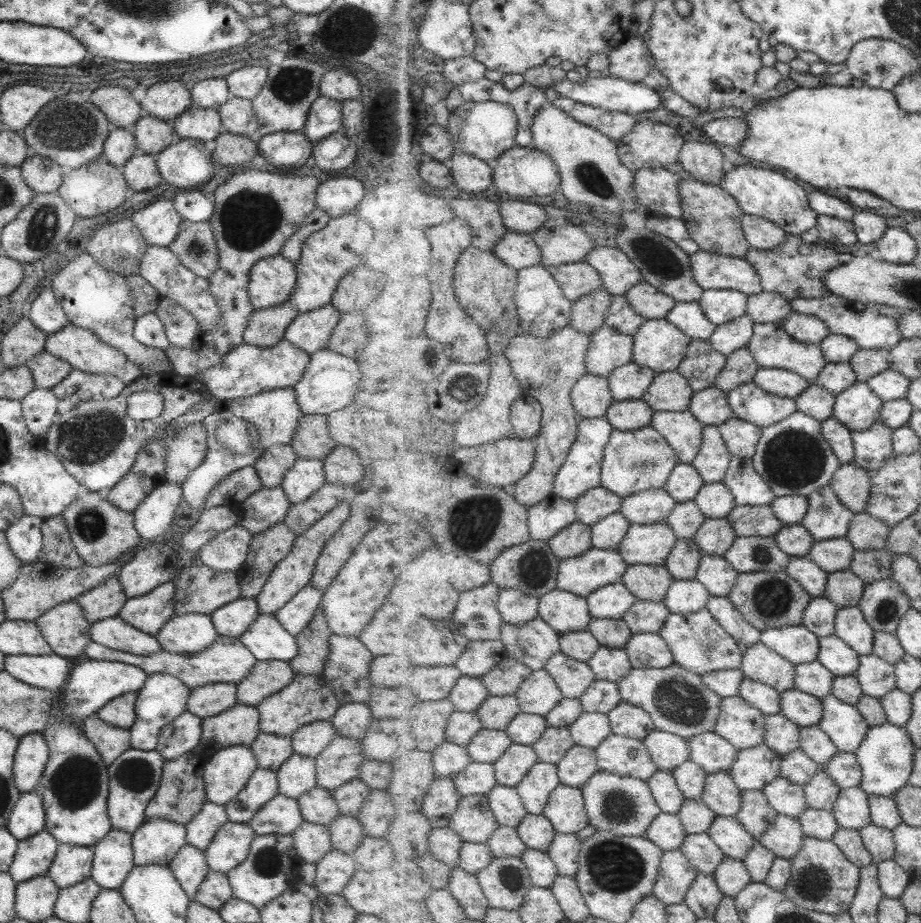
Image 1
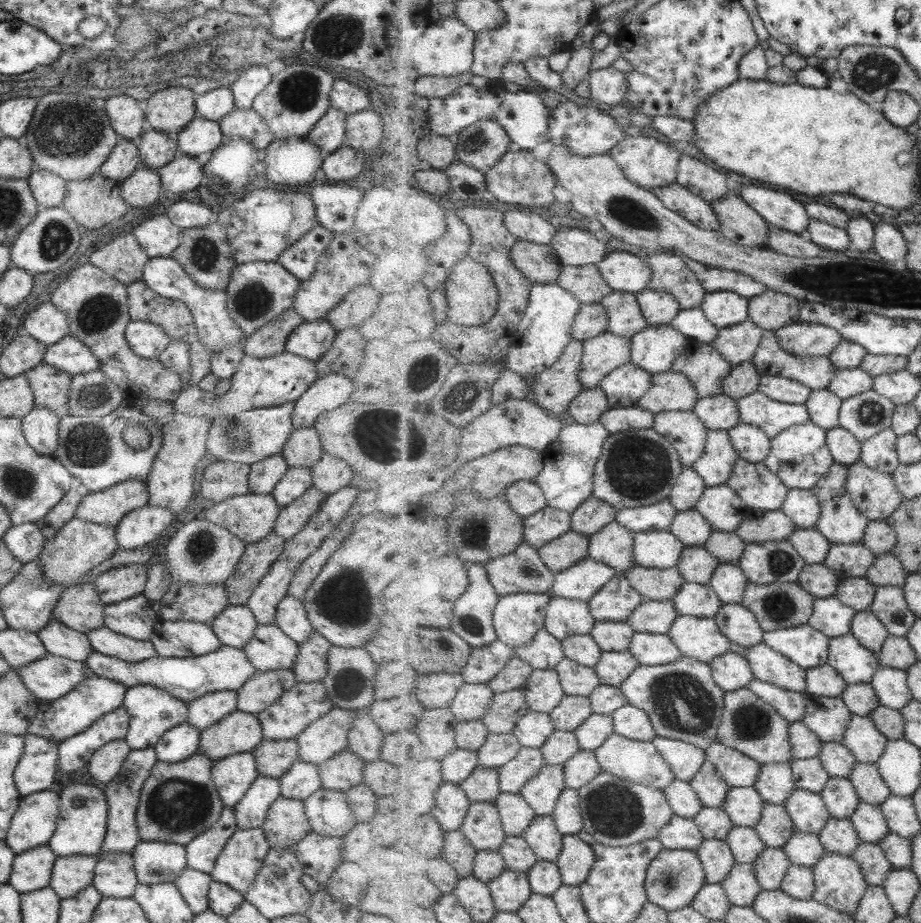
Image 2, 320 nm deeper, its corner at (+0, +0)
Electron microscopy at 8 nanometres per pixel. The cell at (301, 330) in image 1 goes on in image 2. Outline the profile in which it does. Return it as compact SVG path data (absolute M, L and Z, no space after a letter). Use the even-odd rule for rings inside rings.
M325 320L303 321L290 332L284 351L316 361L329 350L336 333Z

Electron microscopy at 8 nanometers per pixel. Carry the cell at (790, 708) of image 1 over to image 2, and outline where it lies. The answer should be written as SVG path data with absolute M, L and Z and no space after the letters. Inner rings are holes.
M810 692L805 694L808 711L805 712L803 722L808 724L823 742L843 743L849 721L852 720L852 713L846 702L841 697L817 696Z

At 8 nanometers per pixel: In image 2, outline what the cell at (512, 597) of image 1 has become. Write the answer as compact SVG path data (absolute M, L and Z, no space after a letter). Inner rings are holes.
M528 592L500 595L494 611L498 640L512 648L531 642L542 628L546 628L550 599L548 594Z

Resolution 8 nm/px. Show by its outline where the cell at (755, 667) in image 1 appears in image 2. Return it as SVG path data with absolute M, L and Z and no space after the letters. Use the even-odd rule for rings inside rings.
M768 644L750 647L746 654L752 671L759 680L780 685L781 688L805 693L808 687L807 669L793 662L788 656L777 652Z

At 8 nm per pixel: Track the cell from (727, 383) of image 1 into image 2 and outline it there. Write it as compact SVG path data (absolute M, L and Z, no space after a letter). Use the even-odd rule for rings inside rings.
M747 360L733 367L729 376L724 380L724 394L740 399L761 390L762 374L760 369L753 364L752 360Z

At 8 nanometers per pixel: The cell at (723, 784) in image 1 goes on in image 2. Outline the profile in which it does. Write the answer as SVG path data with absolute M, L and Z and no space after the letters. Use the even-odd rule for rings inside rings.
M731 787L723 807L732 817L734 826L755 829L763 816L764 803L764 797L755 787Z

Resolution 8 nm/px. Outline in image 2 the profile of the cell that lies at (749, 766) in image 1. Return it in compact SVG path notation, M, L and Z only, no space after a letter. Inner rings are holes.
M791 762L762 764L761 774L754 786L764 802L785 805L796 789Z

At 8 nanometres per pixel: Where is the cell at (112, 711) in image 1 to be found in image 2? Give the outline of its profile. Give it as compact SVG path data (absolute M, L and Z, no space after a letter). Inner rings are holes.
M122 707L94 720L83 732L70 736L58 743L57 770L72 775L101 745L112 740L124 739L128 729L129 716Z

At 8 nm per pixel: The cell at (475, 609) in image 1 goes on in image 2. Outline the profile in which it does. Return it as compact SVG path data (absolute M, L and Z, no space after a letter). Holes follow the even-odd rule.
M464 561L468 571L470 586L464 595L454 602L453 622L450 628L464 638L472 647L484 647L498 640L494 627L494 611L500 602L500 593L493 587L489 580L488 570L482 563Z

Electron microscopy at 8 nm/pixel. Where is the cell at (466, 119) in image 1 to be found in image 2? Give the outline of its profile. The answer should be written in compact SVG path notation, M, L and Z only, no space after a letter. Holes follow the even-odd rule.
M481 120L458 134L456 158L485 173L501 162L512 139L496 120Z

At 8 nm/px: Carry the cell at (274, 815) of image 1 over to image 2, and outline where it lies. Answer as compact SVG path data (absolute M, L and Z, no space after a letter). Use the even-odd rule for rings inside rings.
M281 796L269 805L260 829L269 848L291 849L311 832L302 801Z

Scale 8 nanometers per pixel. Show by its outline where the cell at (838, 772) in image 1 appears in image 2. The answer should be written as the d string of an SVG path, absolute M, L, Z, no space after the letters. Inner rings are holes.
M858 762L849 780L863 802L881 805L893 795L876 763Z

